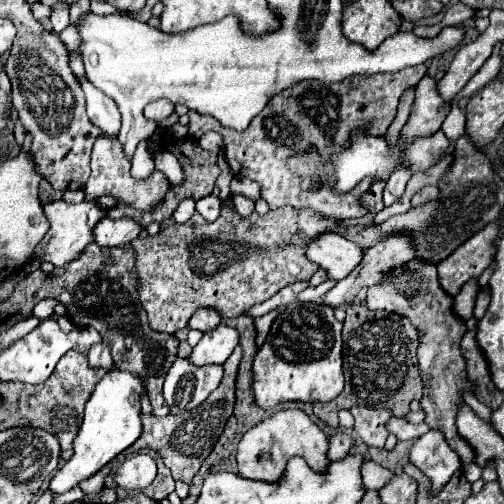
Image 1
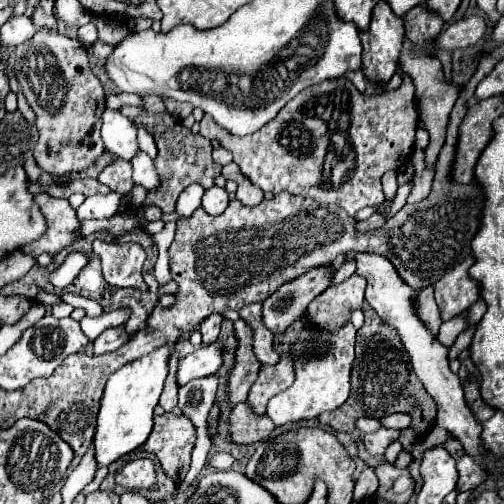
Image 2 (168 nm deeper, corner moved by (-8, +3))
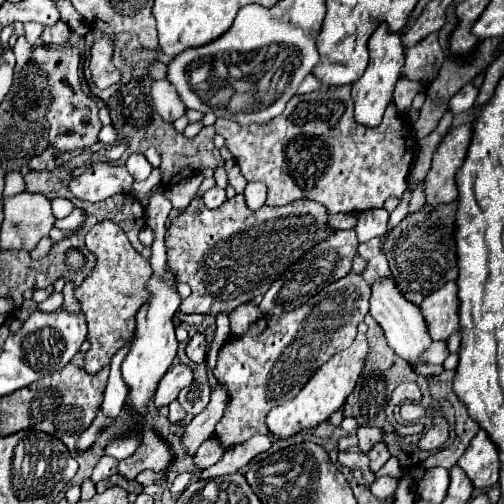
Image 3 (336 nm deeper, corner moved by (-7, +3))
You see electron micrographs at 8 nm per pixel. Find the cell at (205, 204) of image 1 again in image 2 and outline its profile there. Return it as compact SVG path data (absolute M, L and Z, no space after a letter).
M210 187L206 189L204 197L202 197L202 209L208 213L208 215L220 215L226 207L228 207L228 193L226 189L222 187Z

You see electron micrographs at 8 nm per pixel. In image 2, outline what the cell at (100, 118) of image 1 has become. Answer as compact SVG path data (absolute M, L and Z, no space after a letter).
M106 109L102 115L102 141L108 151L114 151L120 159L132 161L140 151L134 123L118 109Z

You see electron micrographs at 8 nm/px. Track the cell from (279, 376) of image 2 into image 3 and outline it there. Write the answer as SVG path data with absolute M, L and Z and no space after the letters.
M347 273L343 279L313 295L313 299L299 309L283 317L263 317L251 325L245 335L227 341L213 369L219 383L223 383L231 395L227 411L215 429L217 439L225 447L233 447L253 435L265 435L267 413L275 405L293 399L319 369L319 363L325 363L331 355L353 343L357 325L369 311L369 297L369 283L357 273Z

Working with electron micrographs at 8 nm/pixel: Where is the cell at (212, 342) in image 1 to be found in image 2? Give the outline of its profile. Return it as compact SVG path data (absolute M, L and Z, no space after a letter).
M216 343L208 347L198 347L194 353L180 359L176 371L176 383L178 387L182 387L192 379L214 375L220 369L220 365L222 365L222 351Z

